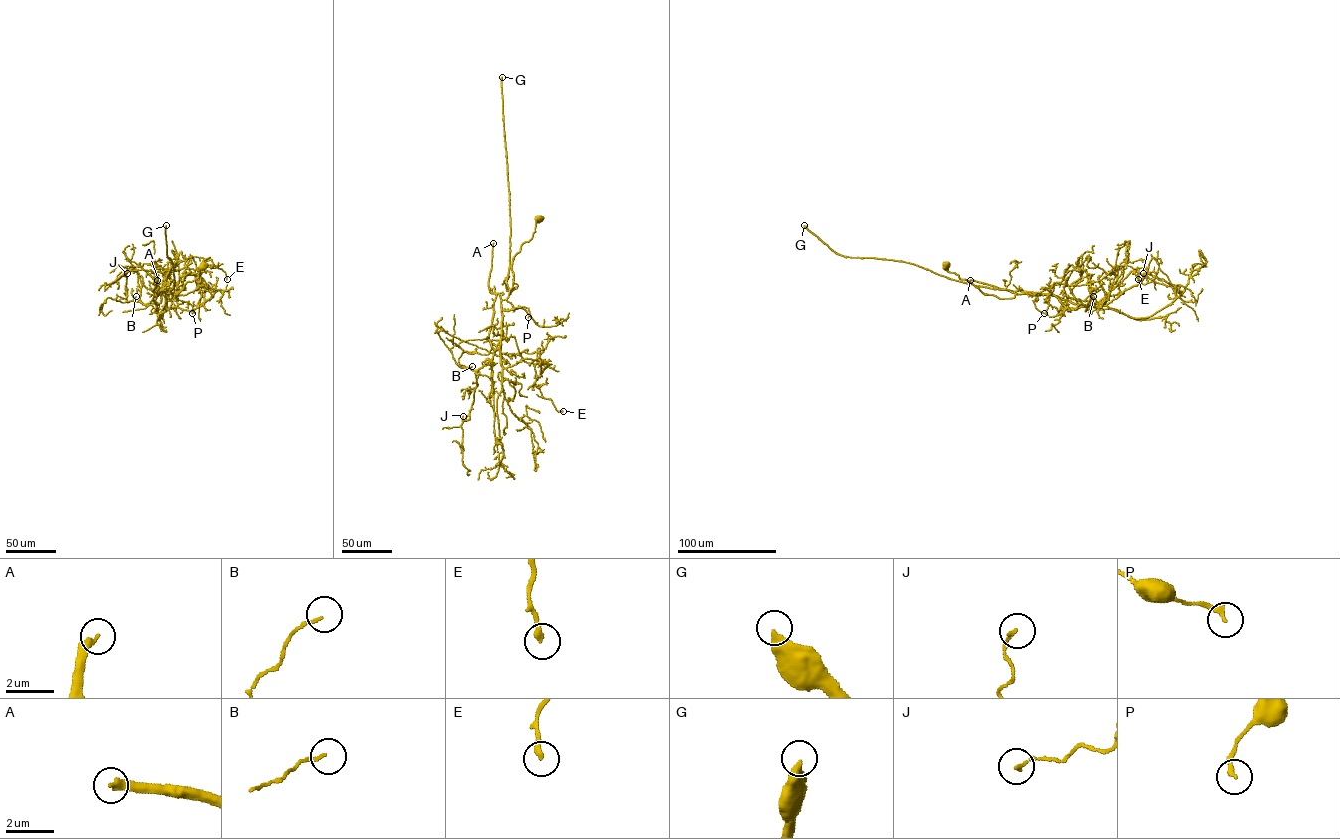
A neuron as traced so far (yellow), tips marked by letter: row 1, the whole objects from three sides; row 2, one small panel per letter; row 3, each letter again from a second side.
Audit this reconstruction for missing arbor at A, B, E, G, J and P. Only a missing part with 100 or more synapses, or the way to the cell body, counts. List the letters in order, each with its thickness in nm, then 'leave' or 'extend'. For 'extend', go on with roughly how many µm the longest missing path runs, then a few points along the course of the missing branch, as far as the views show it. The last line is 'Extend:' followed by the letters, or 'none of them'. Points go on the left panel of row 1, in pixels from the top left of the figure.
A: calibre 360 nm; extend; missing 800 µm; course (157, 280), (145, 193), (125, 168), (36, 135), (37, 86), (17, 72), (4, 21)
B: calibre 110 nm; leave
E: calibre 240 nm; leave
G: calibre 400 nm; extend; missing 600 µm
J: calibre 110 nm; leave
P: calibre 220 nm; leave
Extend: A, G

